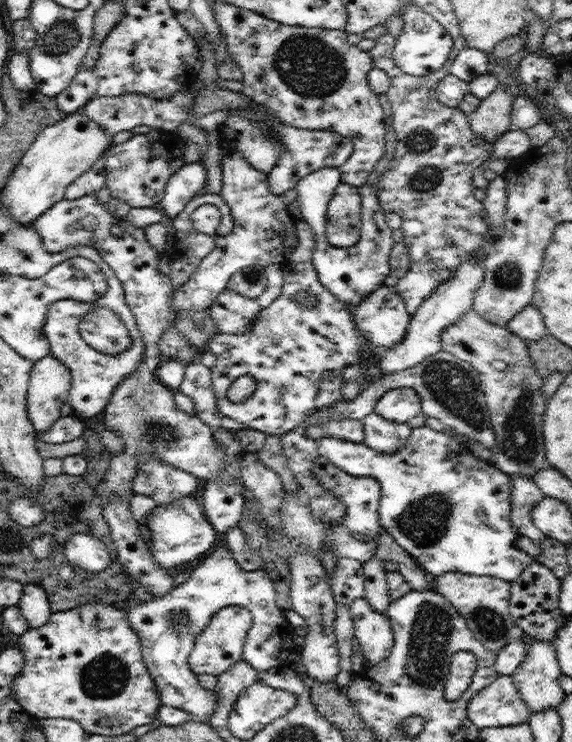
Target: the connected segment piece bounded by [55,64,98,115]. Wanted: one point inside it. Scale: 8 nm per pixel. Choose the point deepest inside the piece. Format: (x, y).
(83, 87)

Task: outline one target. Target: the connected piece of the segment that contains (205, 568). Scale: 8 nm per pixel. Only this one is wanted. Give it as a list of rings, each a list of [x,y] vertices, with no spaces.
[[[223,541],[212,548],[208,557],[200,558],[186,582],[173,587],[166,595],[148,602],[127,598],[123,605],[126,606],[124,610],[128,621],[140,639],[142,660],[154,680],[161,705],[186,710],[192,719],[202,723],[210,722],[210,715],[216,711],[218,696],[215,689],[204,690],[200,686],[197,674],[188,665],[188,658],[198,634],[208,626],[213,614],[221,607],[238,605],[250,610],[253,626],[243,649],[243,659],[256,670],[265,671],[285,664],[288,654],[299,650],[293,642],[295,628],[286,621],[285,613],[277,605],[277,594],[270,574],[264,569],[247,571],[240,568]]]

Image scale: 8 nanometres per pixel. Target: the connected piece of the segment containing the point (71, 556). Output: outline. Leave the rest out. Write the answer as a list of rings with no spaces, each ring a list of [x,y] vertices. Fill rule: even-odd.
[[[76,533],[64,543],[67,560],[93,573],[104,570],[110,564],[110,551],[106,543],[88,533]]]

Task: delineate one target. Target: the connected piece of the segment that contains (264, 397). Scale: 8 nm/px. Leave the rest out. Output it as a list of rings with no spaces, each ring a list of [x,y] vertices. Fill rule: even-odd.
[[[299,219],[295,223],[296,232],[298,235],[298,244],[296,244],[294,248],[294,252],[289,254],[287,258],[280,264],[281,270],[283,272],[283,287],[282,293],[278,298],[274,300],[268,307],[261,308],[260,312],[258,312],[258,317],[250,323],[250,327],[244,331],[244,333],[218,333],[214,334],[214,337],[209,341],[208,351],[211,352],[216,357],[216,366],[211,368],[211,380],[213,383],[213,390],[215,392],[215,397],[217,401],[218,411],[227,418],[238,422],[240,425],[248,426],[248,429],[260,430],[260,432],[264,432],[267,435],[272,436],[281,436],[286,434],[286,432],[290,432],[290,430],[294,430],[298,428],[298,426],[302,426],[303,422],[308,421],[314,414],[317,414],[319,411],[330,409],[334,407],[336,403],[343,402],[345,400],[344,395],[342,395],[342,388],[345,384],[345,380],[343,379],[344,369],[349,366],[358,365],[361,362],[361,355],[368,354],[371,356],[375,355],[375,347],[372,346],[370,342],[362,335],[362,333],[356,327],[356,323],[353,319],[353,311],[349,305],[340,301],[336,295],[333,295],[330,290],[328,290],[325,286],[322,286],[322,282],[320,282],[317,272],[315,271],[313,265],[313,252],[314,252],[314,229],[308,225],[308,222],[304,221],[304,219]],[[298,292],[306,292],[306,294],[312,294],[314,298],[316,298],[316,305],[312,307],[305,306],[304,304],[296,301],[295,296]],[[240,376],[250,376],[254,382],[256,382],[256,391],[244,400],[242,404],[235,404],[231,402],[228,398],[228,390],[231,388],[231,385],[238,379]]]

